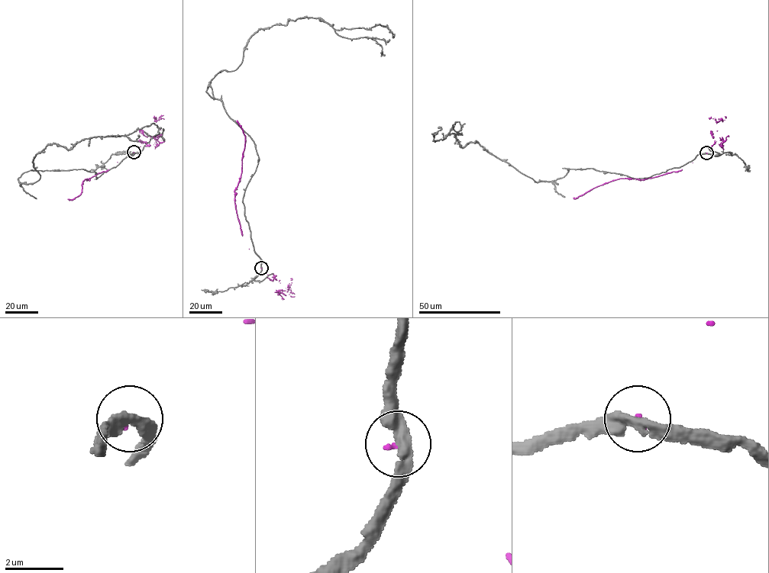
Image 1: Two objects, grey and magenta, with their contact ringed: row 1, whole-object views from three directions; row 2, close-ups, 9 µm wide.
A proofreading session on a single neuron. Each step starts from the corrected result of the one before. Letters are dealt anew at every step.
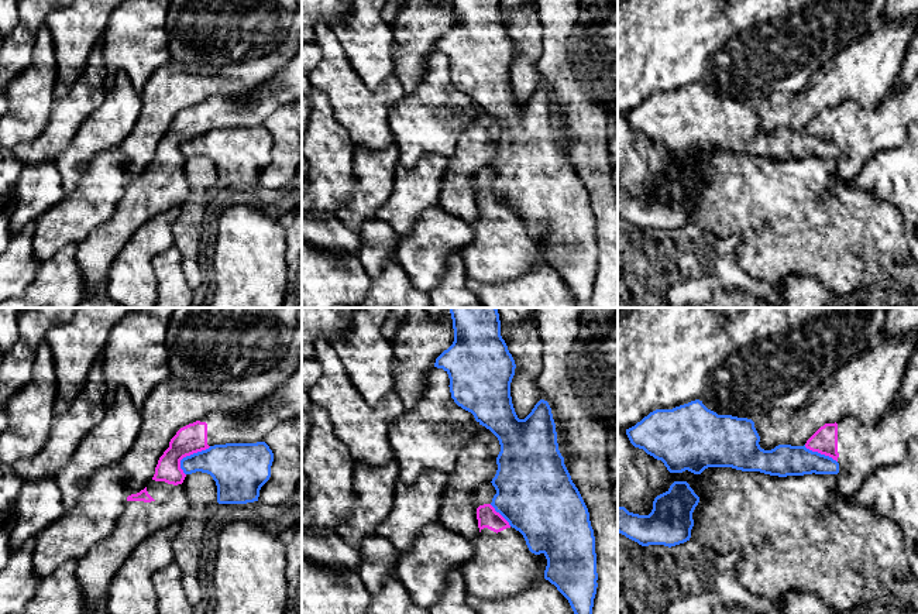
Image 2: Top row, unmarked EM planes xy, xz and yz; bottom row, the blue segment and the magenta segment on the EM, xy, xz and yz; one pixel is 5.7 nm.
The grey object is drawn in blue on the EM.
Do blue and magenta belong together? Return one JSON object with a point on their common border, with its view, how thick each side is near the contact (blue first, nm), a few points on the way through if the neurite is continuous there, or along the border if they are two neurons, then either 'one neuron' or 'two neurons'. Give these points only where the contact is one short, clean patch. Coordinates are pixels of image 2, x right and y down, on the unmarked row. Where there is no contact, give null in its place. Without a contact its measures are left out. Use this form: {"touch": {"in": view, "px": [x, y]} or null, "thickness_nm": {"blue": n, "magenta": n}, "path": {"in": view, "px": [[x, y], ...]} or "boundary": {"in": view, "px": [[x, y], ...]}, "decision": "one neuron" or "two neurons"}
{"touch": {"in": "xy", "px": [191, 139]}, "thickness_nm": {"blue": 280, "magenta": 160}, "boundary": {"in": "xy", "px": [[210, 130], [186, 139], [181, 144], [182, 155]]}, "decision": "two neurons"}

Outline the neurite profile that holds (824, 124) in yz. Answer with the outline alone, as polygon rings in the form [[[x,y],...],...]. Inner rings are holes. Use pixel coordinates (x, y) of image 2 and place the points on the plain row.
[[[918,76],[905,88],[897,82],[874,109],[863,109],[856,102],[825,107],[807,124],[805,131],[839,147],[835,171],[835,182],[839,186],[849,183],[877,151],[904,144],[908,138],[908,127],[915,121],[918,121]]]

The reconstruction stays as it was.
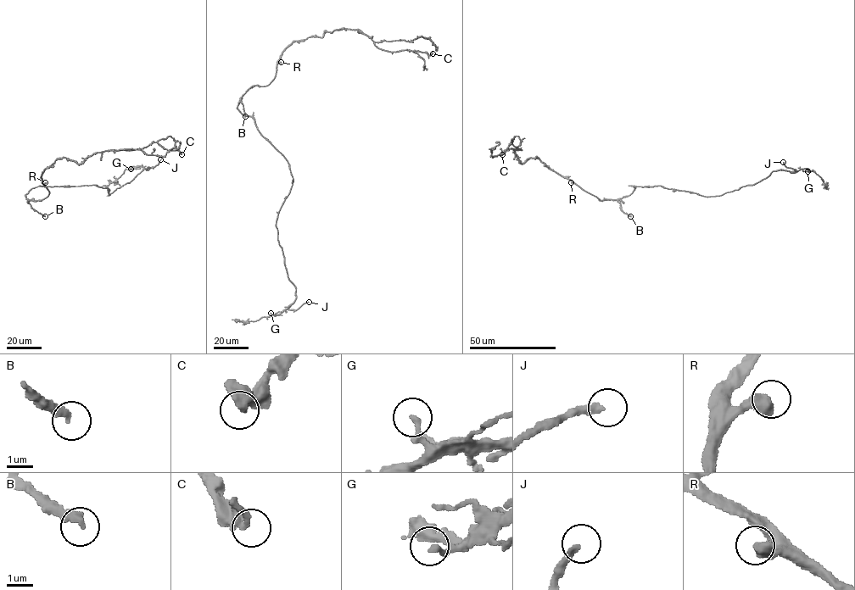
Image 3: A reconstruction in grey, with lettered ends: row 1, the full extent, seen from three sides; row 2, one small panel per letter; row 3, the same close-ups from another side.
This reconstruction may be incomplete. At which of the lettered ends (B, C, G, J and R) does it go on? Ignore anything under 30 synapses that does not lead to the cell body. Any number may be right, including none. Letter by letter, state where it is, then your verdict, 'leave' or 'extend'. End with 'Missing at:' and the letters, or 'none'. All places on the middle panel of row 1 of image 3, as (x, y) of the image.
B: at (245, 116); leave
C: at (433, 53); leave
G: at (271, 313); leave
J: at (309, 302); extend
R: at (281, 62); leave
Missing at: J

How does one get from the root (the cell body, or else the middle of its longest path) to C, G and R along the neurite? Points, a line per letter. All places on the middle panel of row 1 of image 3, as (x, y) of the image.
C: (245, 116), (239, 100), (253, 86), (269, 84), (282, 53), (294, 41), (356, 29), (384, 50), (433, 53)
G: (245, 116), (251, 117), (258, 131), (287, 161), (293, 179), (276, 227), (296, 299), (280, 314), (271, 313)
R: (245, 116), (237, 108), (239, 100), (253, 86), (269, 84), (281, 62)

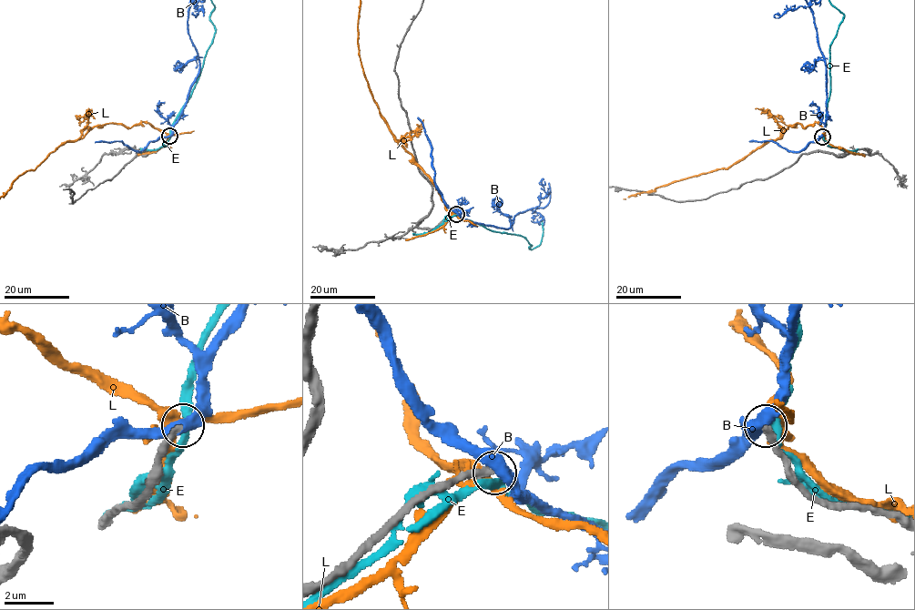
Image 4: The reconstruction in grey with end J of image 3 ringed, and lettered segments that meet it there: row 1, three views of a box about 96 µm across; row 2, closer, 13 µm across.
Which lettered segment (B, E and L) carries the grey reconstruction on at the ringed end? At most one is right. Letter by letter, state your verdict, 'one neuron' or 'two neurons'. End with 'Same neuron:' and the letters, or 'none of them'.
B: two neurons
E: two neurons
L: two neurons
Same neuron: none of them

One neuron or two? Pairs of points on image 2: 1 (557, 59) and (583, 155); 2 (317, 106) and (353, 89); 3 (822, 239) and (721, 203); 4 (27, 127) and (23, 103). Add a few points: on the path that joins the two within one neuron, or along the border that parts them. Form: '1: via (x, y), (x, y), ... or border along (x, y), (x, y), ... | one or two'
1: via (563, 83), (574, 98), (583, 116), (583, 131) | one
2: border along (316, 88), (327, 98), (333, 117), (344, 129) | two
3: via (797, 226), (774, 203), (746, 203) | one
4: via (28, 122), (28, 109) | one

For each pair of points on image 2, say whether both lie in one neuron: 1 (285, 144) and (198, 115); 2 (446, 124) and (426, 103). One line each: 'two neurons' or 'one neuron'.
1: two neurons
2: one neuron

